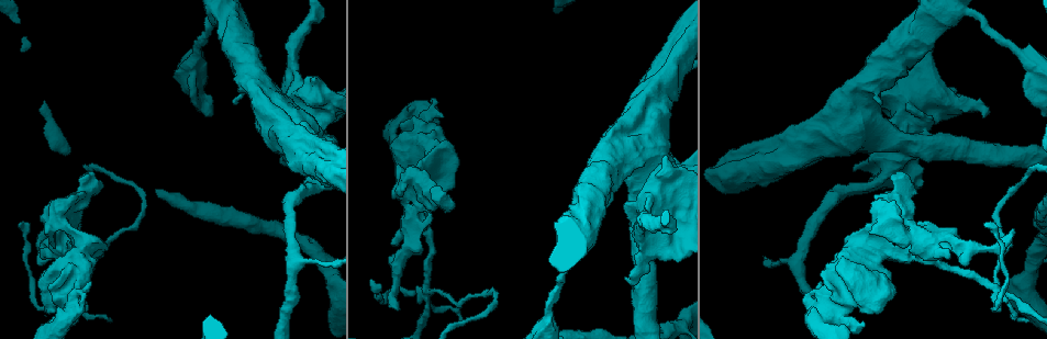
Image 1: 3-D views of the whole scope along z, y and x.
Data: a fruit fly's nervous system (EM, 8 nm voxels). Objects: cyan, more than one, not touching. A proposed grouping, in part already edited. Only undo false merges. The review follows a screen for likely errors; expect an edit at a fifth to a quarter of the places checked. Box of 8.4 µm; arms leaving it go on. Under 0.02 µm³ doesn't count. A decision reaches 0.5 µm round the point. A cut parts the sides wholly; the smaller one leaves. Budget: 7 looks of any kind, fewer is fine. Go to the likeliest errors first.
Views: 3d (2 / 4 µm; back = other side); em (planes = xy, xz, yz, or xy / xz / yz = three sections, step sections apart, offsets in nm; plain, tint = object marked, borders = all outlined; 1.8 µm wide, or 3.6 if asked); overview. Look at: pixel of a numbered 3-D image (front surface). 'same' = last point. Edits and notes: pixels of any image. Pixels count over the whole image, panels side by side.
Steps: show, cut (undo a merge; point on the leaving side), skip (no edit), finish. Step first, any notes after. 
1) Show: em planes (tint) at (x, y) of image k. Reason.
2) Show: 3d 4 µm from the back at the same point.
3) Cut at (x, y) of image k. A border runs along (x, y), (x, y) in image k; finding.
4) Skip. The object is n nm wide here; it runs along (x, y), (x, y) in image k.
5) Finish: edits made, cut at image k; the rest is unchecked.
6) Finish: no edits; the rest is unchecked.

Show: em xz step 8 (tint) at (926, 252) of image 1. Branch point.

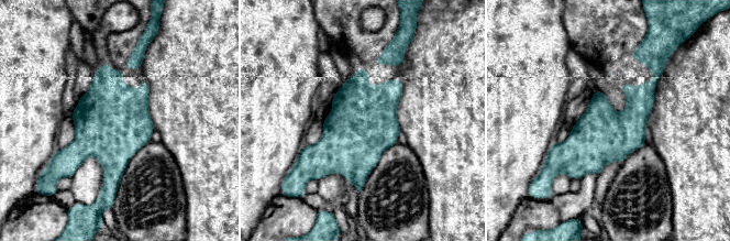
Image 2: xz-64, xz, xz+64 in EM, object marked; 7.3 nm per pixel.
Skip. Continuous, no second neuron.

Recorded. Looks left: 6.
Show: 3d 4 µm at (797, 260) of image 1. Sudden change in width.

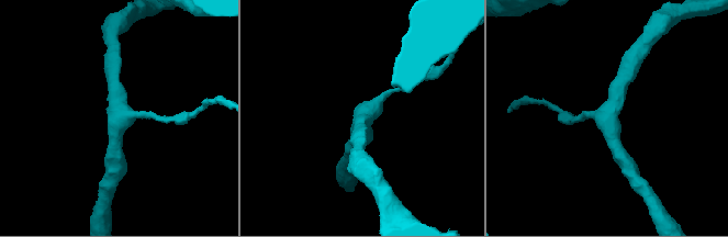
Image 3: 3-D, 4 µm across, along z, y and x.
Show: em planes (tint) at (119, 118) of image 3. 3 arms meet here.

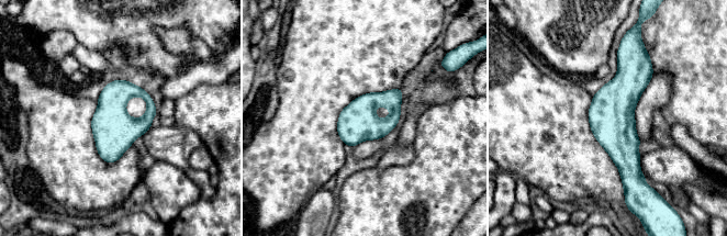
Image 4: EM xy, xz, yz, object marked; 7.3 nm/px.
Skip. It runs along (623, 52), (627, 180) in image 4; all the same neuron.

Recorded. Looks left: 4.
Show: 3d 2 µm at (826, 309) of image 1. Abrupt turn.

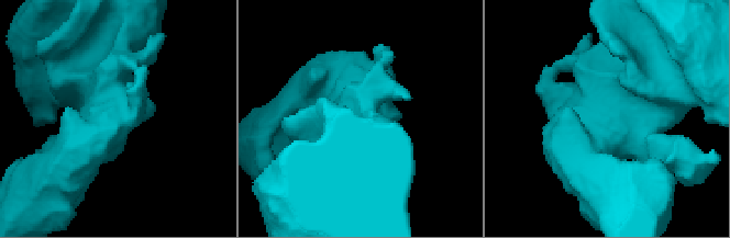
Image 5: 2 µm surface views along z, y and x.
Show: em xy step 4 (tint) at (613, 114) of image 5.

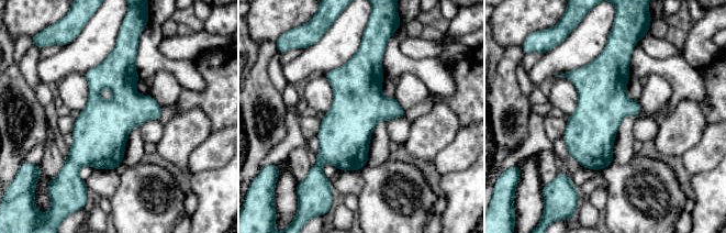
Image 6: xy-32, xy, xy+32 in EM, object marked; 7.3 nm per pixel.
Show: em planes (tint) at the same point. Cut it another way.

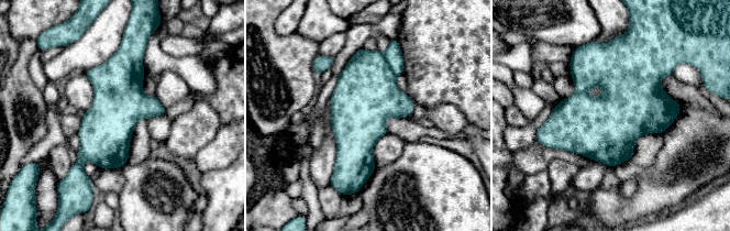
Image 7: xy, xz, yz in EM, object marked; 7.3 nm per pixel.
Skip. One neuron here.

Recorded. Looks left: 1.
Finish: no edits; the rest is unchecked.

